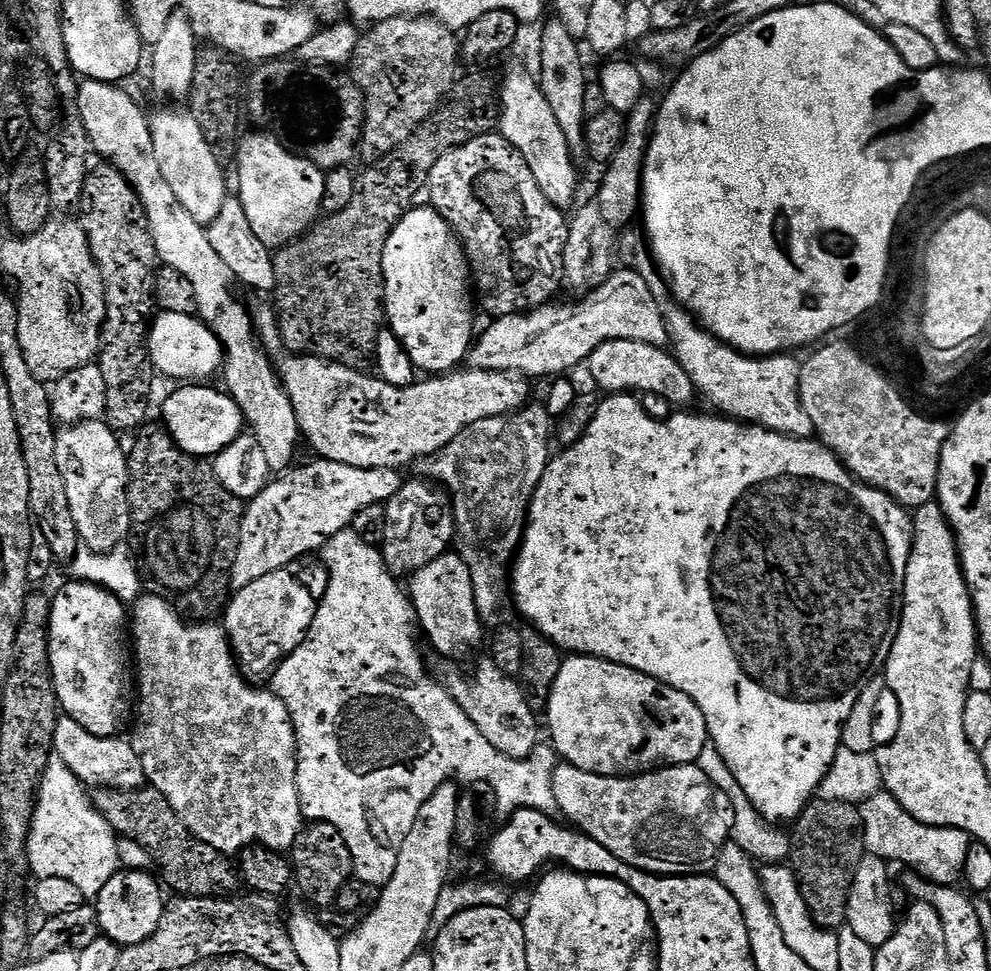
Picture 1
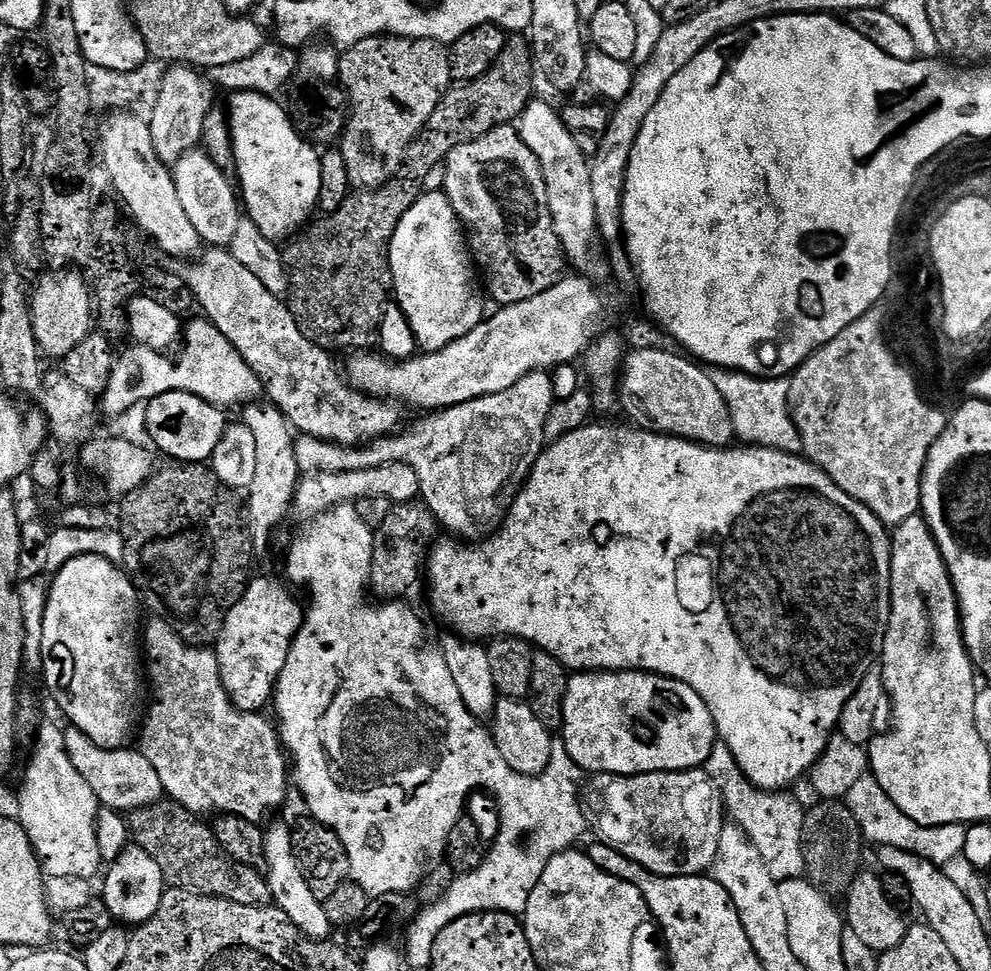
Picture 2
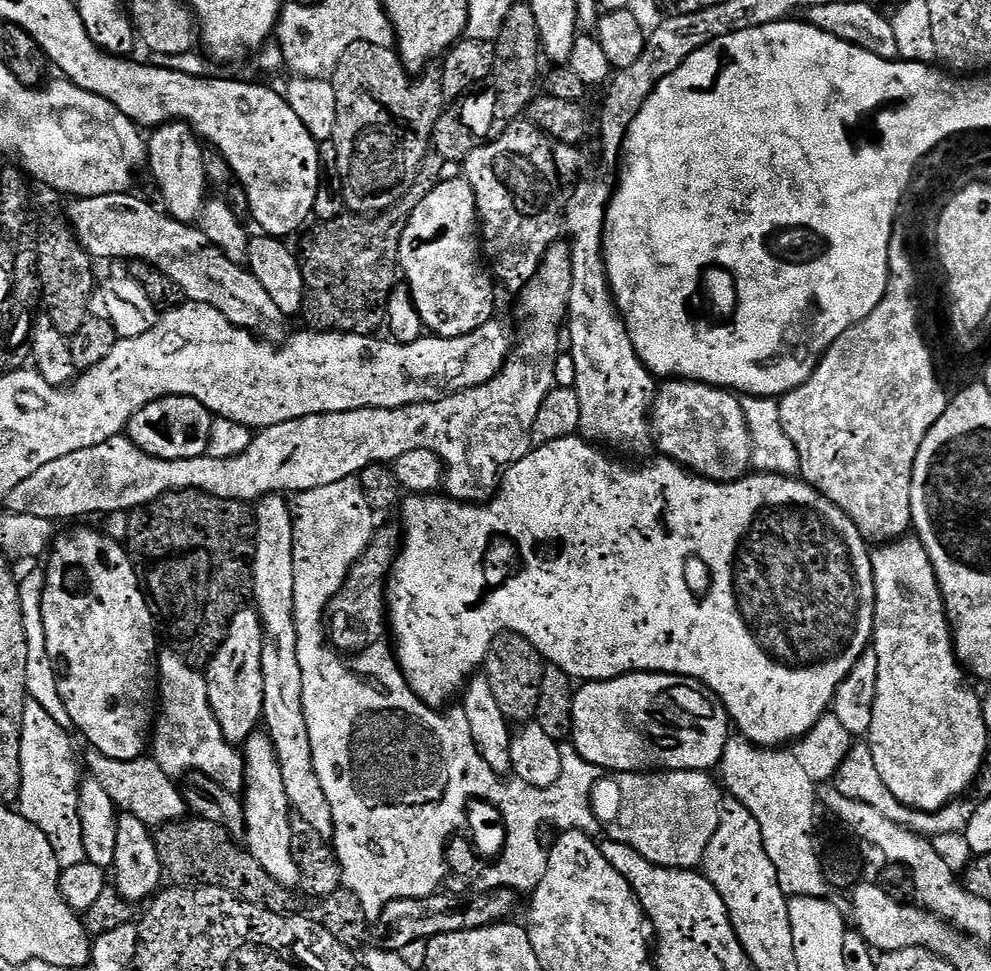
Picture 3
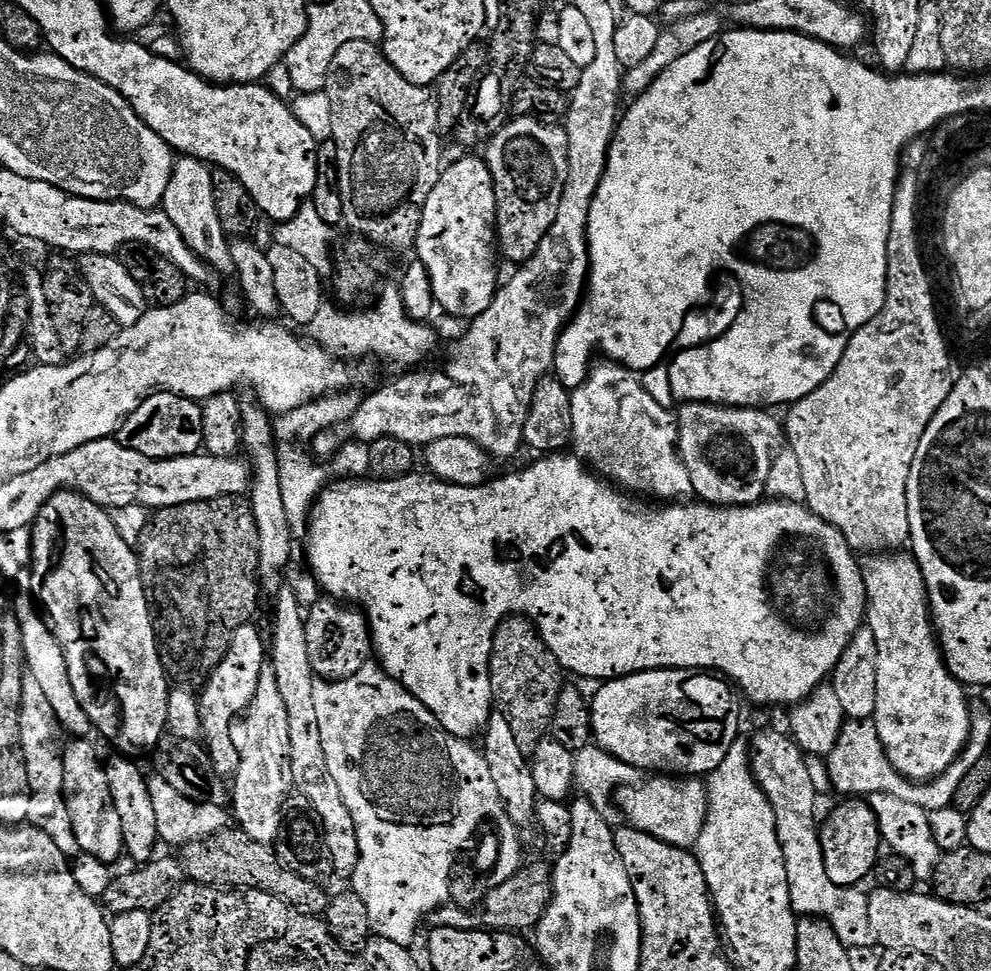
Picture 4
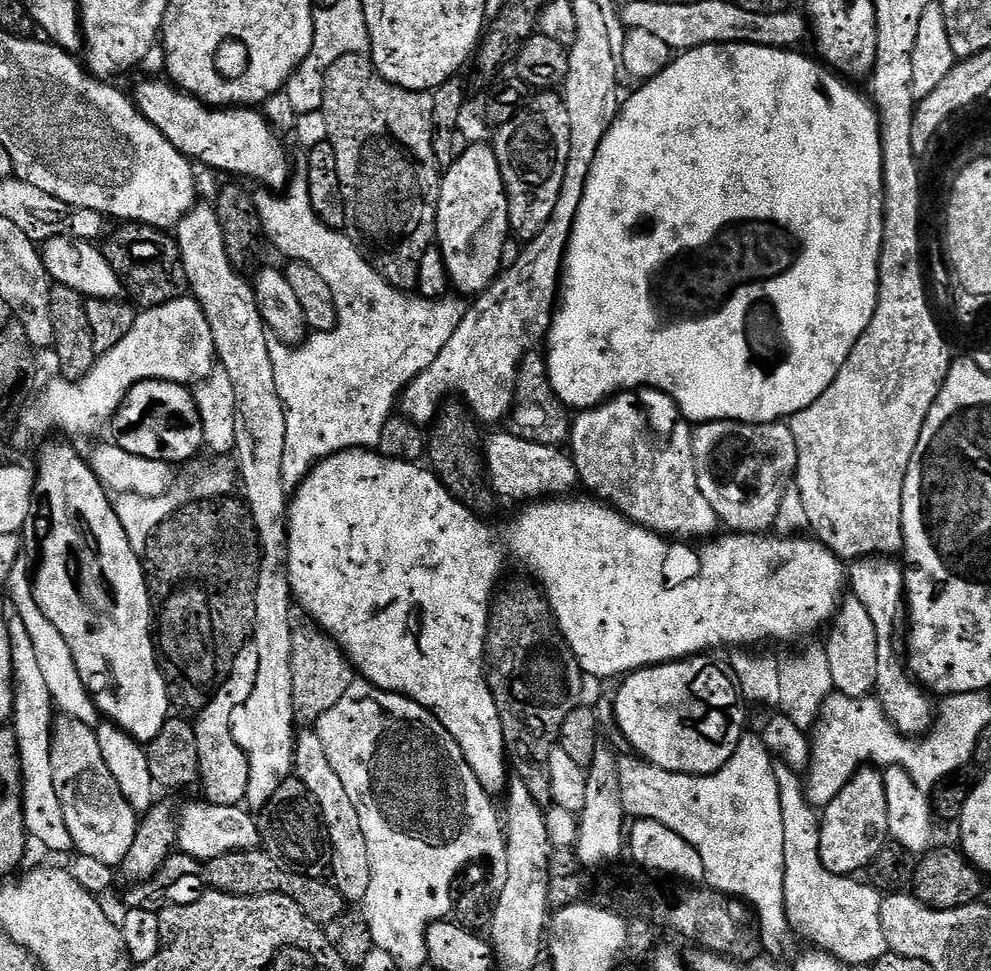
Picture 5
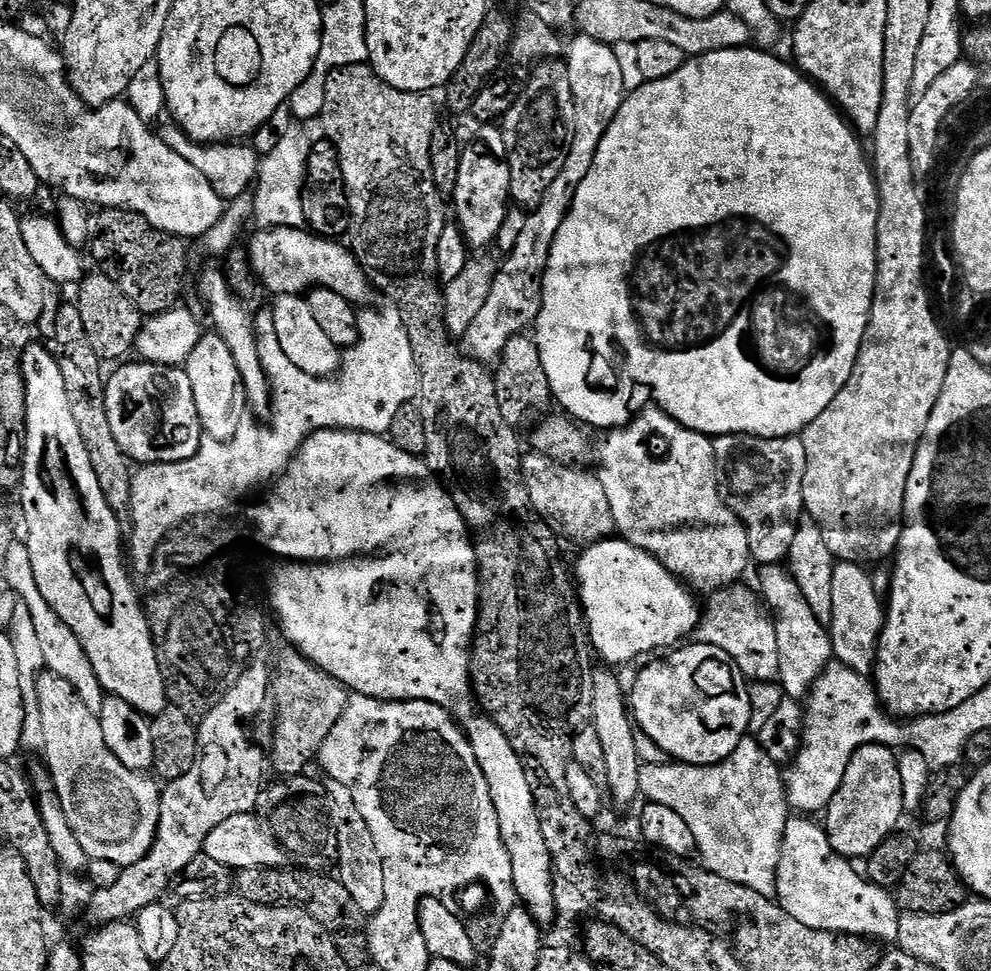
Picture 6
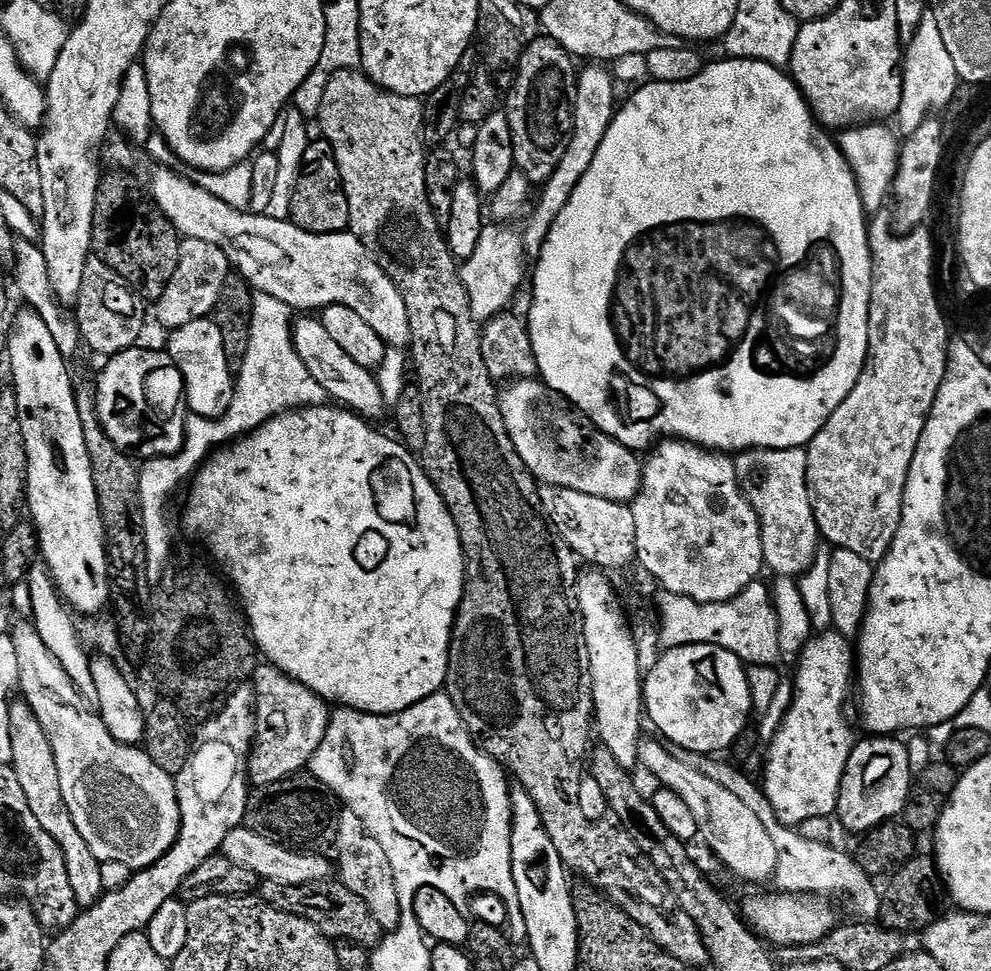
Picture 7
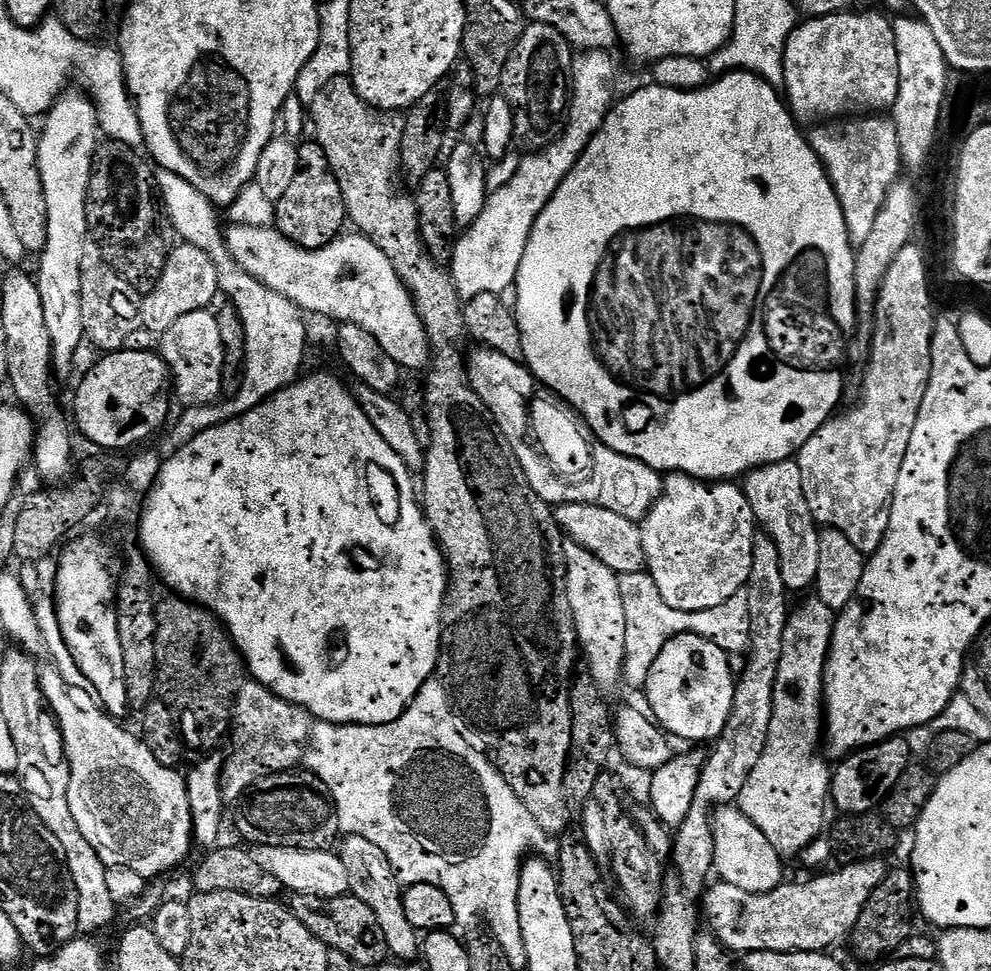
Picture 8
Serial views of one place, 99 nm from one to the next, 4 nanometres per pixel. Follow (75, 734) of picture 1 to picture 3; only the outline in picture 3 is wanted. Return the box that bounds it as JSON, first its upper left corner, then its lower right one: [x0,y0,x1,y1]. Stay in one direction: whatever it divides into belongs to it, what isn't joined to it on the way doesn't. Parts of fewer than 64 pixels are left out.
[88,751,189,830]

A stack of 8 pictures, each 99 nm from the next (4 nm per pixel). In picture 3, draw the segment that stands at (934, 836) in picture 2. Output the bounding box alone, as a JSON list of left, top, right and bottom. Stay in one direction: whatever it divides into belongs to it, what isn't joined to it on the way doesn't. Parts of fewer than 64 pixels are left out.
[834,742,972,838]

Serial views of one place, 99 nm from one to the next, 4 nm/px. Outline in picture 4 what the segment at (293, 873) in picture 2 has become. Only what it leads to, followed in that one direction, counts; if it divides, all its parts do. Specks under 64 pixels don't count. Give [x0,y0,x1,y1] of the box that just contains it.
[230,666,293,845]

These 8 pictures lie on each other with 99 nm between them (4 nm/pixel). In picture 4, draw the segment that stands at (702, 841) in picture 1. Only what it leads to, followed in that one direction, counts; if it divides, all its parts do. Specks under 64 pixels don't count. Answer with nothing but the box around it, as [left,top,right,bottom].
[624,774,708,849]

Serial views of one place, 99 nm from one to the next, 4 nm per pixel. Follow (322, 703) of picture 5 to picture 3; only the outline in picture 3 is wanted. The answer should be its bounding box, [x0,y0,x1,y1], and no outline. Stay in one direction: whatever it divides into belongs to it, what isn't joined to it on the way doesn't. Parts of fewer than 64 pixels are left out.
[326,527,402,654]

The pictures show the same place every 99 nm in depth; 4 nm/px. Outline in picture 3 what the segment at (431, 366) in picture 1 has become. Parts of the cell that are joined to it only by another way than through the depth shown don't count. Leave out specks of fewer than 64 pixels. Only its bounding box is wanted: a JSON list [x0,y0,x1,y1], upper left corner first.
[399,179,494,338]

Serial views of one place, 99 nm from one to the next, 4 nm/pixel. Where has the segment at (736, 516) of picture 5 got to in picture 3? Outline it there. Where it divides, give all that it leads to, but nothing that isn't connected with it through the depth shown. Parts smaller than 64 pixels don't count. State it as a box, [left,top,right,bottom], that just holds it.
[650,378,752,484]

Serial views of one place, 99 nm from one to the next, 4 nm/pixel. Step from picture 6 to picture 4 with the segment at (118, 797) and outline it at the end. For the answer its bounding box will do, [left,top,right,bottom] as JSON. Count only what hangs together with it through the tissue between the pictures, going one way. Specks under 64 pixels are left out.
[63,741,125,866]

